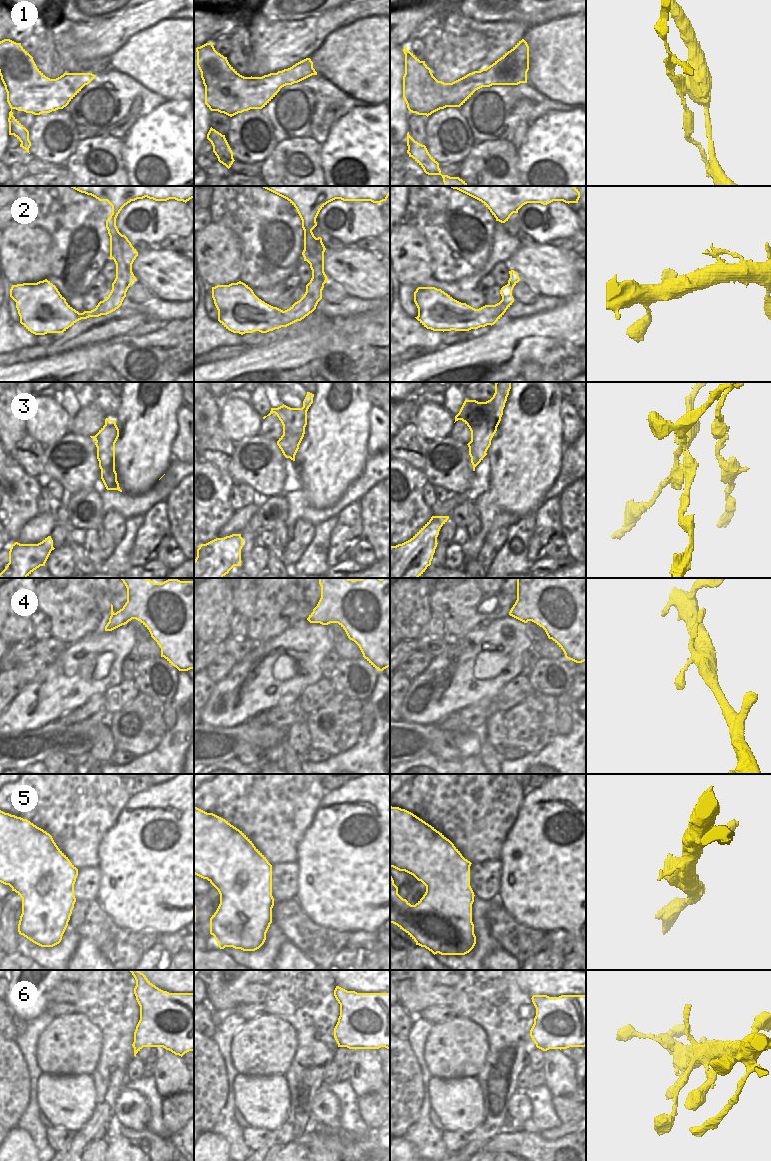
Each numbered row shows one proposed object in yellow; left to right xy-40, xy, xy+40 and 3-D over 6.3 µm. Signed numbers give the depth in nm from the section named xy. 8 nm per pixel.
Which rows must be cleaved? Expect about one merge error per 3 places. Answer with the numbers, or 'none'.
1, 3

